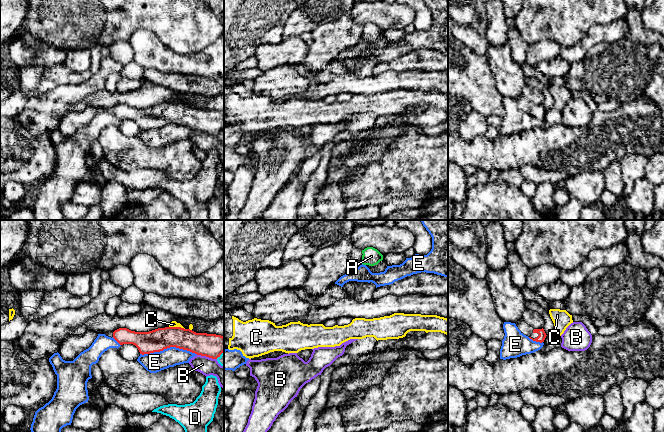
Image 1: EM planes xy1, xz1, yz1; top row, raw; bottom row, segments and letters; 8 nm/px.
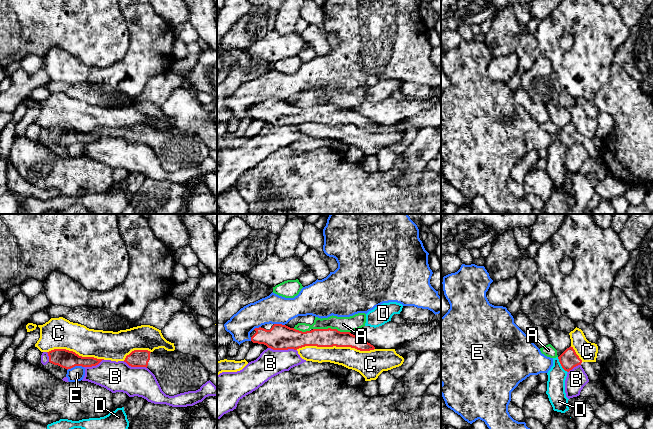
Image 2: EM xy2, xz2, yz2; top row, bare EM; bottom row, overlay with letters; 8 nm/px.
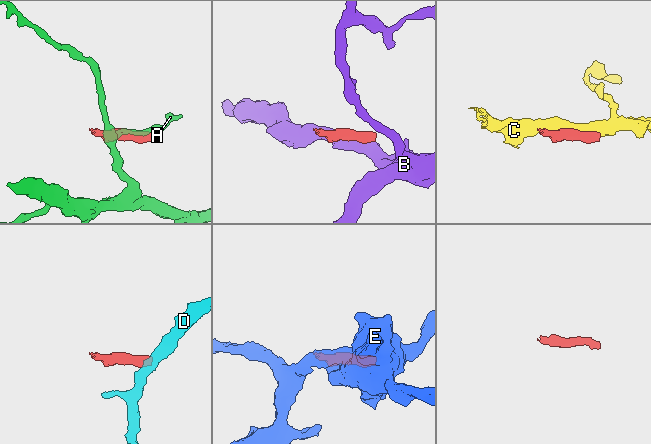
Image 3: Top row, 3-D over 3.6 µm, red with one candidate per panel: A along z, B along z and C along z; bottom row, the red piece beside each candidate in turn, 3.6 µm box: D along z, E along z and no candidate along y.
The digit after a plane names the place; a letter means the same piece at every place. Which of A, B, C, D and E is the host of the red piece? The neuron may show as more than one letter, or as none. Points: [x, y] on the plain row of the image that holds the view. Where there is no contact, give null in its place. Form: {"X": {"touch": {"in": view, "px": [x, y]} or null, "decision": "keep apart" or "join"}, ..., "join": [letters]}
{"A": {"touch": {"in": "xz2", "px": [330, 104]}, "decision": "keep apart"}, "B": {"touch": {"in": "xz2", "px": [282, 125]}, "decision": "keep apart"}, "C": {"touch": {"in": "xz2", "px": [335, 121]}, "decision": "keep apart"}, "D": {"touch": {"in": "yz2", "px": [561, 141]}, "decision": "keep apart"}, "E": {"touch": {"in": "xy1", "px": [169, 123]}, "decision": "keep apart"}, "join": []}

